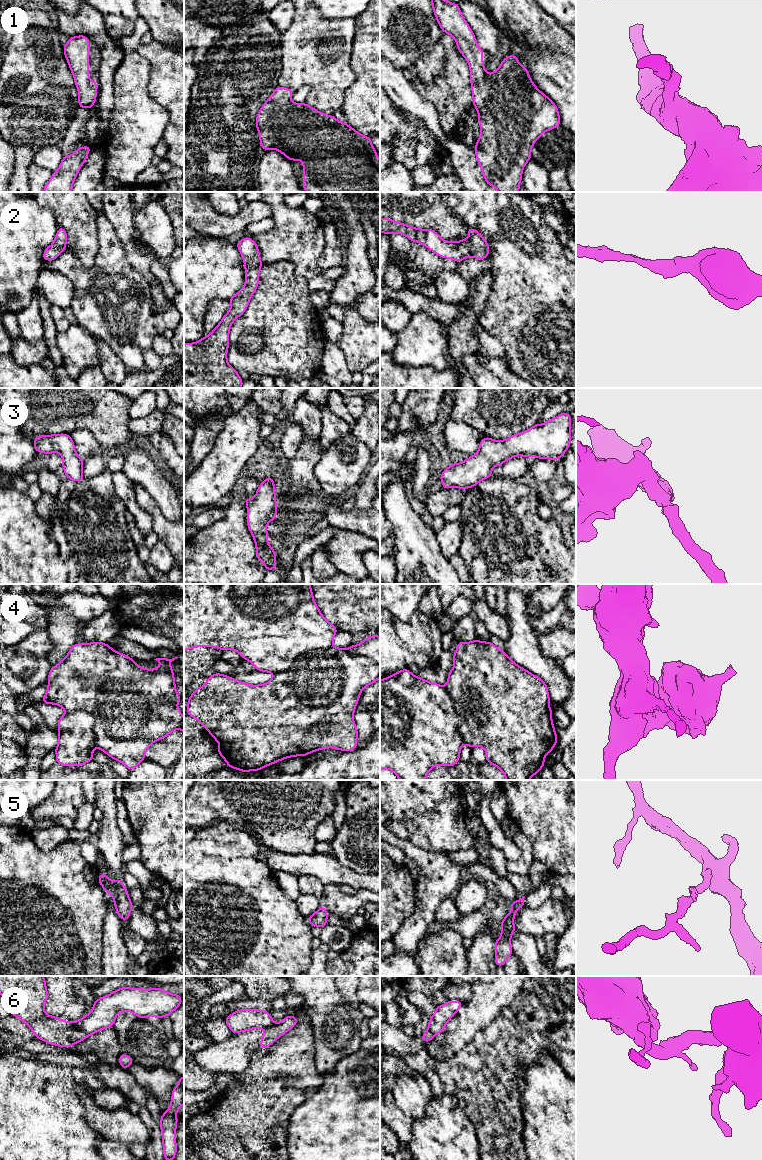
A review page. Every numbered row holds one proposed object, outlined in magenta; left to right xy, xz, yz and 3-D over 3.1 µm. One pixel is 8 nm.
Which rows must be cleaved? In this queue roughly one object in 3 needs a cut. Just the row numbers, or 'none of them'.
4, 6

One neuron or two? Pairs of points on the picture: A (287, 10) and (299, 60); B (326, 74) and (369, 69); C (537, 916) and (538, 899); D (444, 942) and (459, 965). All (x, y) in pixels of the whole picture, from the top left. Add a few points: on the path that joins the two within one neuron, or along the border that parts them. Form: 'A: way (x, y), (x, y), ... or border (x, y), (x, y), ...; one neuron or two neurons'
A: border (294, 10), (291, 24), (281, 35); two neurons
B: border (352, 47), (350, 68), (355, 81), (343, 93); two neurons
C: border (550, 897), (536, 907), (525, 906); two neurons
D: way (445, 948), (446, 952), (453, 959); one neuron

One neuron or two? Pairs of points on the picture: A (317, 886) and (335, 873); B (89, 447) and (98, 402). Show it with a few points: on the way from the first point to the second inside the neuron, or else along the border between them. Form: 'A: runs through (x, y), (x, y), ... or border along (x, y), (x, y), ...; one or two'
A: border along (298, 876), (313, 875), (324, 884); two
B: border along (69, 434), (78, 430), (88, 430), (100, 445); two

